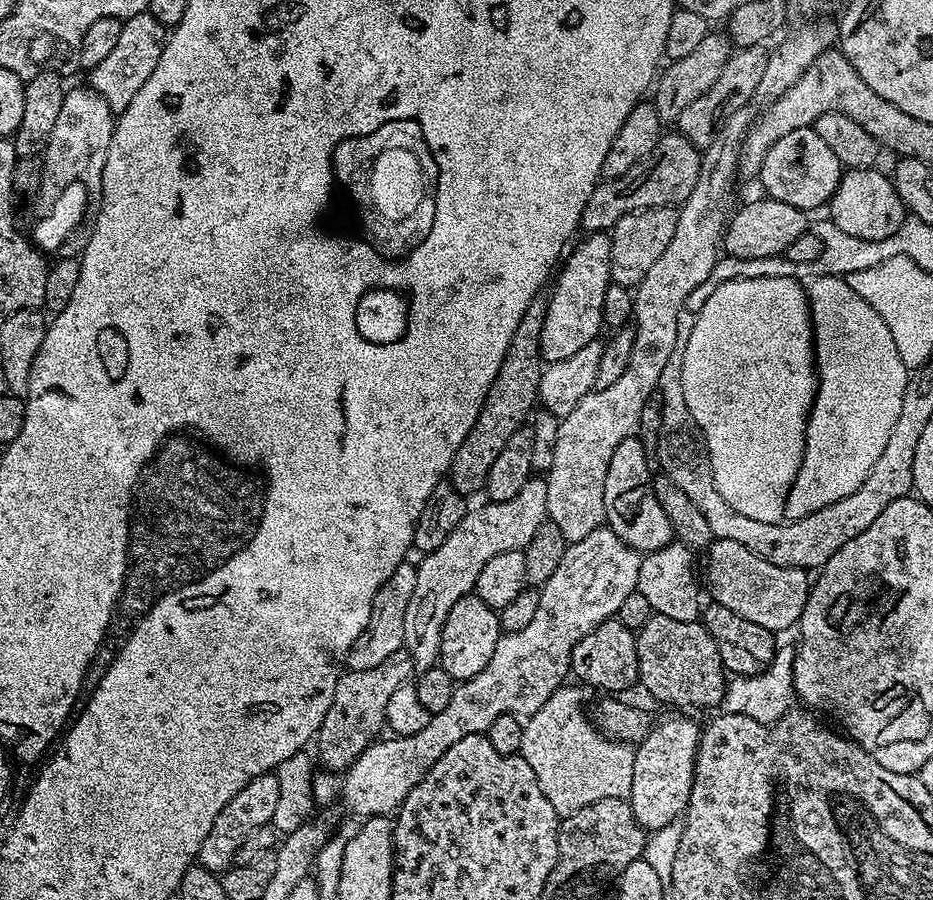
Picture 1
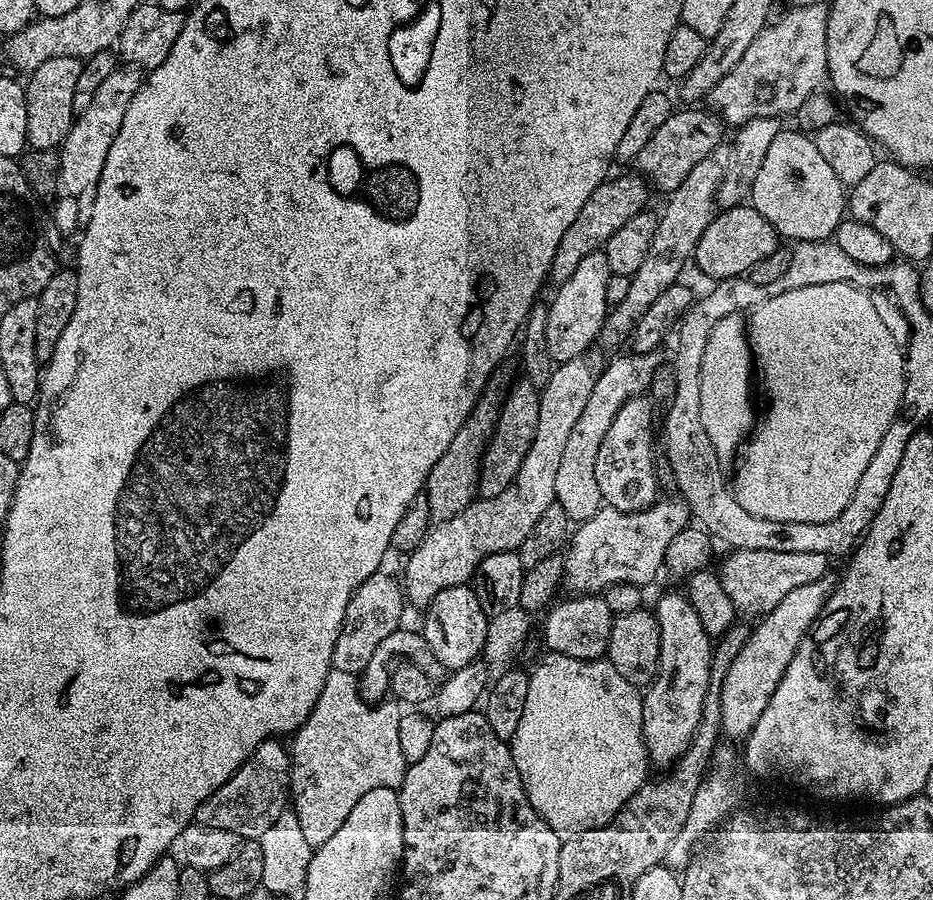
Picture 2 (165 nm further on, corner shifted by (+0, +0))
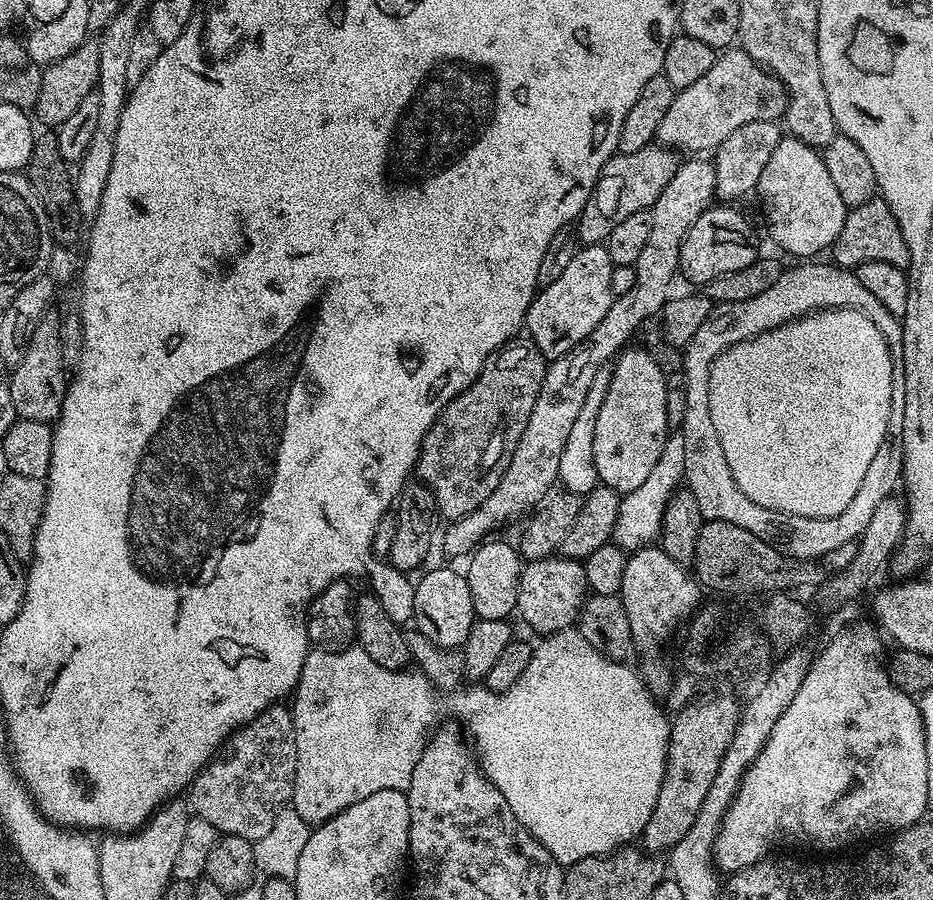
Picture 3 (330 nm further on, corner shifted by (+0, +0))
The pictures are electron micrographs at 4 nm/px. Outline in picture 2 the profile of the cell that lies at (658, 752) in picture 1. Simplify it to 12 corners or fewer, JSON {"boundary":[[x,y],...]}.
{"boundary":[[687,595],[654,607],[656,675],[643,689],[649,761],[690,746],[712,680],[713,637]]}

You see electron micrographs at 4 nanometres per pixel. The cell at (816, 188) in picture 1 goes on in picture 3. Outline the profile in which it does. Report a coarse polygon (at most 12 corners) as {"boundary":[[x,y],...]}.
{"boundary":[[785,135],[758,185],[784,252],[831,249],[846,209],[817,149]]}

